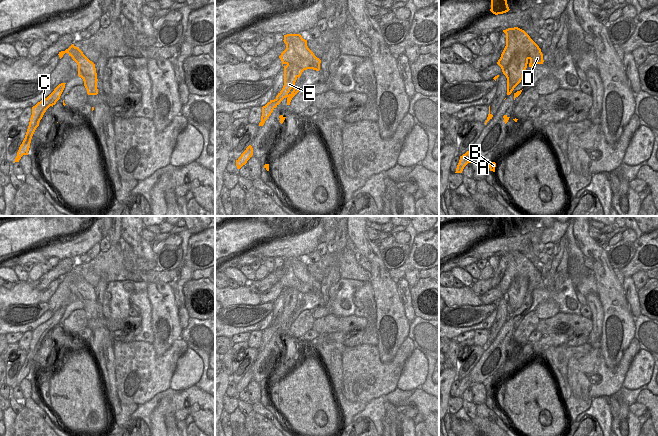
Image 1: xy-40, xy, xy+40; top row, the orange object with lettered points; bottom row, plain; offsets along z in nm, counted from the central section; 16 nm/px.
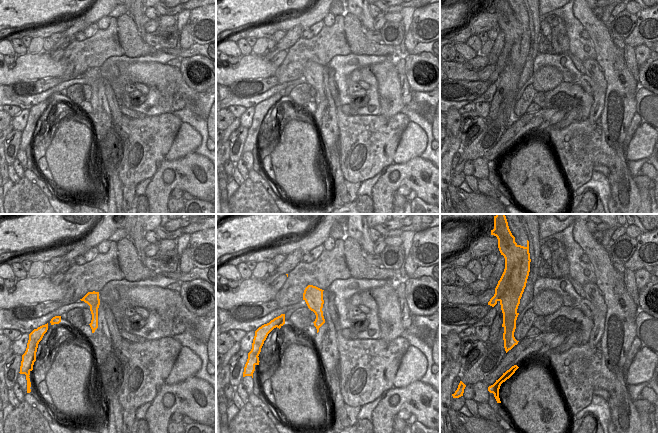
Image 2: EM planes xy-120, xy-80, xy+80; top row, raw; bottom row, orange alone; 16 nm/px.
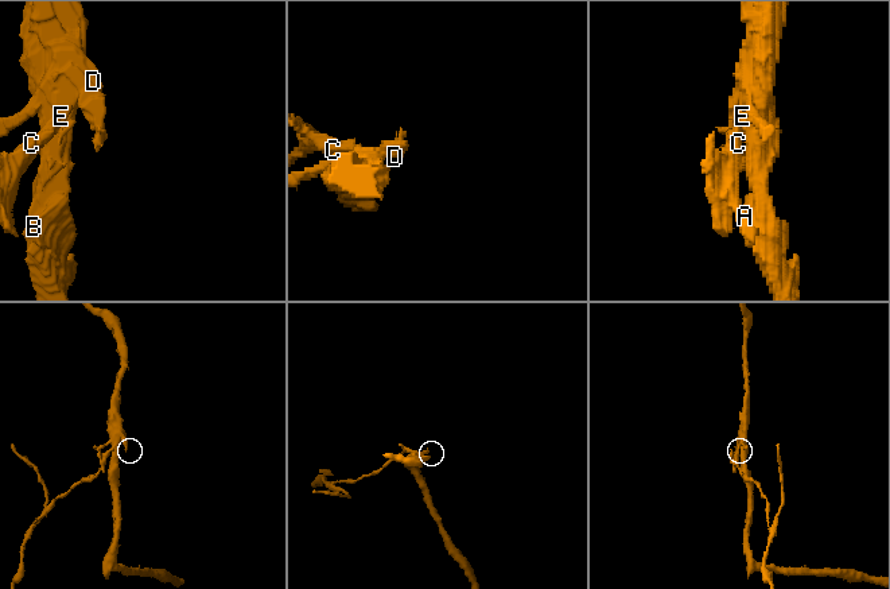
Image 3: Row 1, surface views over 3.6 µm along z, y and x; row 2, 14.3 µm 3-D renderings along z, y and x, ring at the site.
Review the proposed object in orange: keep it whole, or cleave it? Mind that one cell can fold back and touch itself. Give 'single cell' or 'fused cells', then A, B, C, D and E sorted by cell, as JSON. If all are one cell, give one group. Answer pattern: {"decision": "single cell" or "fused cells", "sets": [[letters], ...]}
{"decision": "fused cells", "sets": [["A", "C", "D", "E"], ["B"]]}

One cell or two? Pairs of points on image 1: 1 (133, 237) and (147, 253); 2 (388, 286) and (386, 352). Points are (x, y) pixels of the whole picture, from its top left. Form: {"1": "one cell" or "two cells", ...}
{"1": "one cell", "2": "one cell"}

